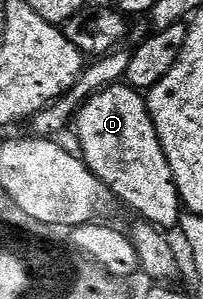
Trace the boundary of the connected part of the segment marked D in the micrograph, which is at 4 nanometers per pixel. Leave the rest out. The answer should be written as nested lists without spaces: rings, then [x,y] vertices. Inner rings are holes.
[[[120,82],[109,88],[102,88],[93,94],[73,117],[73,128],[79,135],[79,148],[82,160],[104,186],[108,187],[120,205],[132,208],[142,219],[152,223],[160,230],[174,229],[180,220],[181,201],[179,191],[173,178],[173,170],[163,153],[161,142],[157,138],[157,130],[153,126],[153,118],[147,109],[146,99],[136,89]]]

